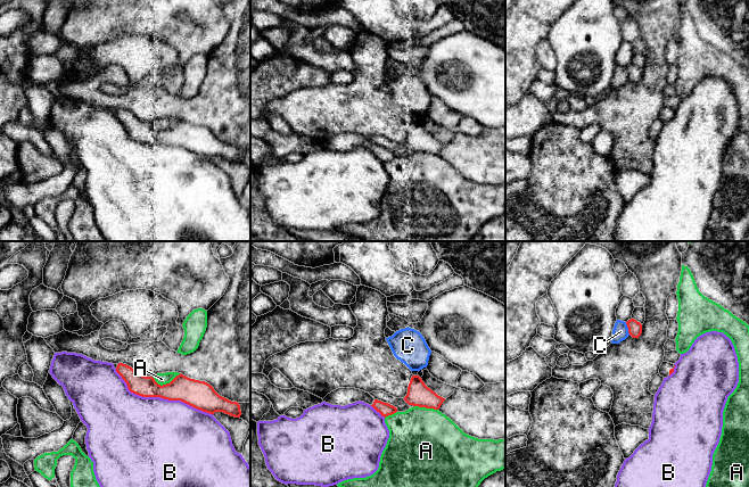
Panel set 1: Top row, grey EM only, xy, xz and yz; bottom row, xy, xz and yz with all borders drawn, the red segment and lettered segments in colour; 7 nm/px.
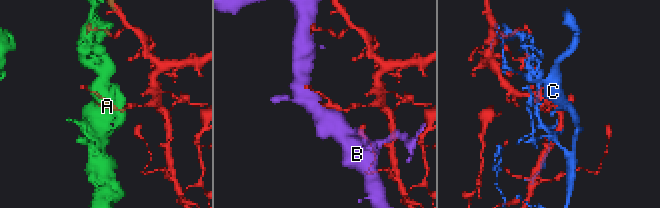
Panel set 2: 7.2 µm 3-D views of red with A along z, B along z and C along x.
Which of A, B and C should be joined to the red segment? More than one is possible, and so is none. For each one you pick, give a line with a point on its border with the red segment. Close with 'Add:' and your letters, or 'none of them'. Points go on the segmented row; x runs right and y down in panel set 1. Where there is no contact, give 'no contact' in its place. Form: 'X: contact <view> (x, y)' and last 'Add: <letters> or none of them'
Add: none of them

